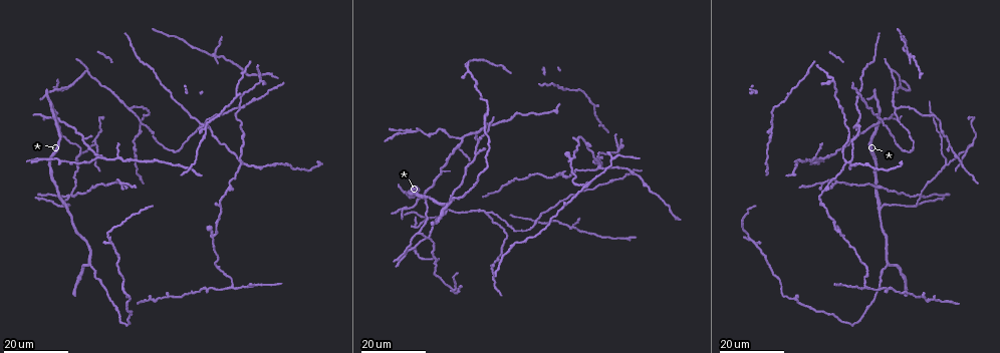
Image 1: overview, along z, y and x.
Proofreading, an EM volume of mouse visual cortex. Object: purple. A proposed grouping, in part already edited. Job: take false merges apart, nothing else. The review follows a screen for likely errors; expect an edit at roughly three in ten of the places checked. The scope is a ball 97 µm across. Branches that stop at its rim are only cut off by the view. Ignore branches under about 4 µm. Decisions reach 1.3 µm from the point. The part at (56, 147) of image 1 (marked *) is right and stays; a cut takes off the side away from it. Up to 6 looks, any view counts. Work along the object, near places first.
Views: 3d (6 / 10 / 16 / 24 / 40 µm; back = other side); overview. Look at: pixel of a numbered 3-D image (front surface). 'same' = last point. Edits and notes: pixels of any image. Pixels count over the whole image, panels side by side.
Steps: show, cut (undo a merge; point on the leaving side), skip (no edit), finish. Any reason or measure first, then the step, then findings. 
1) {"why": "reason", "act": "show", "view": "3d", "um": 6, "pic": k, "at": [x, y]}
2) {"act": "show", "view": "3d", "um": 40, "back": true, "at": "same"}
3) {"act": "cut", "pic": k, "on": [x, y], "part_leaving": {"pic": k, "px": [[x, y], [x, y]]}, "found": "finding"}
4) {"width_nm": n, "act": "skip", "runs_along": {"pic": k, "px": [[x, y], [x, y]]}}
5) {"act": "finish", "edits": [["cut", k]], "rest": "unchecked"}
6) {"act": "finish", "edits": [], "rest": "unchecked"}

{"why": "small branch off a trunk", "act": "show", "view": "3d", "um": 24, "pic": 1, "at": [947, 163]}

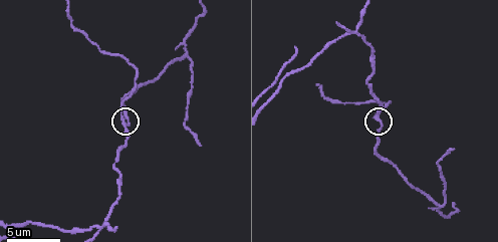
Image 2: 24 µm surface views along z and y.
{"act": "show", "view": "3d", "um": 6, "pic": 2, "at": [378, 117]}

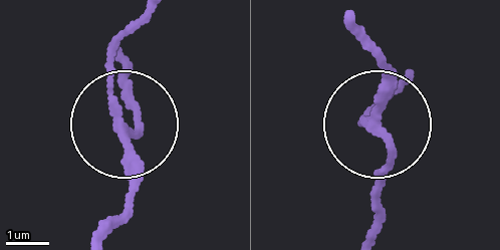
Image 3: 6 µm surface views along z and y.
{"act": "skip", "runs_along": {"pic": 3, "px": [[347, 29], [388, 83], [377, 231]]}, "found": "one cell here"}

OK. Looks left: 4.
{"why": "four arms meet", "act": "show", "view": "3d", "um": 16, "pic": 1, "at": [855, 124]}

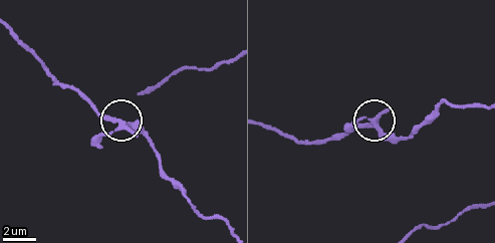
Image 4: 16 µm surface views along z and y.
{"act": "show", "view": "3d", "um": 10, "pic": 4, "at": [115, 122]}

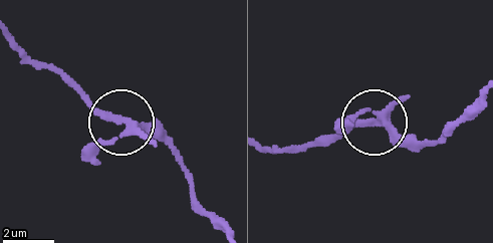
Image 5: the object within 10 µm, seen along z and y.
{"act": "skip", "runs_along": {"pic": 5, "px": [[227, 230], [164, 146], [105, 113], [75, 82]]}, "found": "all the same cell"}

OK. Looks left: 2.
{"why": "three-way junction", "act": "show", "view": "3d", "um": 16, "pic": 1, "at": [891, 70]}

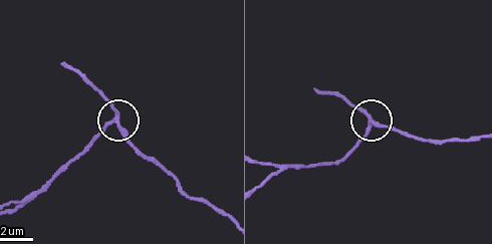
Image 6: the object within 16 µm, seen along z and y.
{"act": "show", "view": "3d", "um": 10, "pic": 6, "at": [372, 122]}

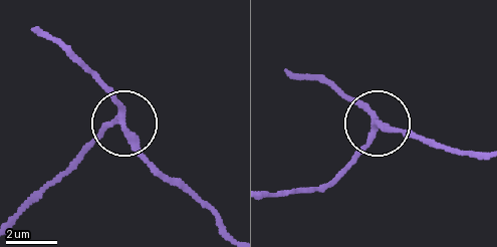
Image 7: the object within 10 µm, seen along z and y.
{"width_nm": 220, "act": "skip", "found": "all the same cell"}

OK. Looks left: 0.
{"act": "finish", "edits": [], "rest": "unchecked"}

